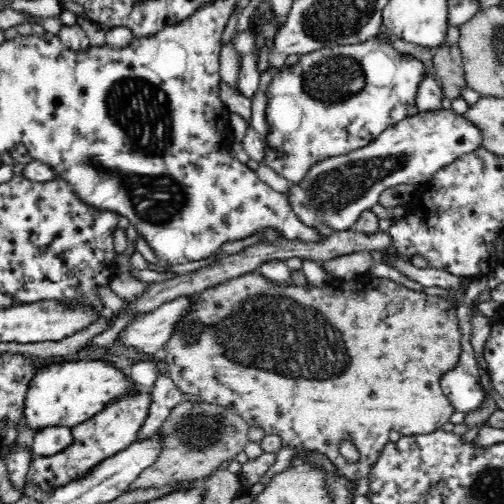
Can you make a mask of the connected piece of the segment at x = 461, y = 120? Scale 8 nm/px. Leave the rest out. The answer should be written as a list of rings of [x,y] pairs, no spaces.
[[[452,109],[420,112],[384,130],[362,149],[314,164],[305,180],[298,185],[292,182],[286,197],[296,217],[307,226],[314,228],[322,220],[335,231],[348,230],[363,211],[378,204],[386,188],[397,184],[421,186],[444,166],[480,148],[484,148],[484,129],[470,117],[455,114]]]

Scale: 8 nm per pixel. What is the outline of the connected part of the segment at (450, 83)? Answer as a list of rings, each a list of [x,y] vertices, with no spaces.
[[[458,44],[436,47],[432,50],[433,74],[448,99],[460,98],[468,82],[465,76],[463,58]]]

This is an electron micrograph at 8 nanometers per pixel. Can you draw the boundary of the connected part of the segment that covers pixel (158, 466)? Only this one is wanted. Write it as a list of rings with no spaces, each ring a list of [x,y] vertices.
[[[184,399],[170,410],[168,418],[156,432],[160,441],[158,458],[134,479],[128,491],[206,479],[220,468],[222,462],[234,460],[238,454],[244,452],[249,443],[248,429],[249,425],[230,407]]]

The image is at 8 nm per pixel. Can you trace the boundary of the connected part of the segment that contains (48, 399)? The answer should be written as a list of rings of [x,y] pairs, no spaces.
[[[71,360],[54,366],[46,366],[38,370],[37,376],[32,378],[26,393],[24,426],[36,432],[51,427],[67,427],[72,429],[79,426],[98,411],[106,403],[133,389],[134,382],[128,374],[119,372],[109,362],[103,360],[79,361]]]

